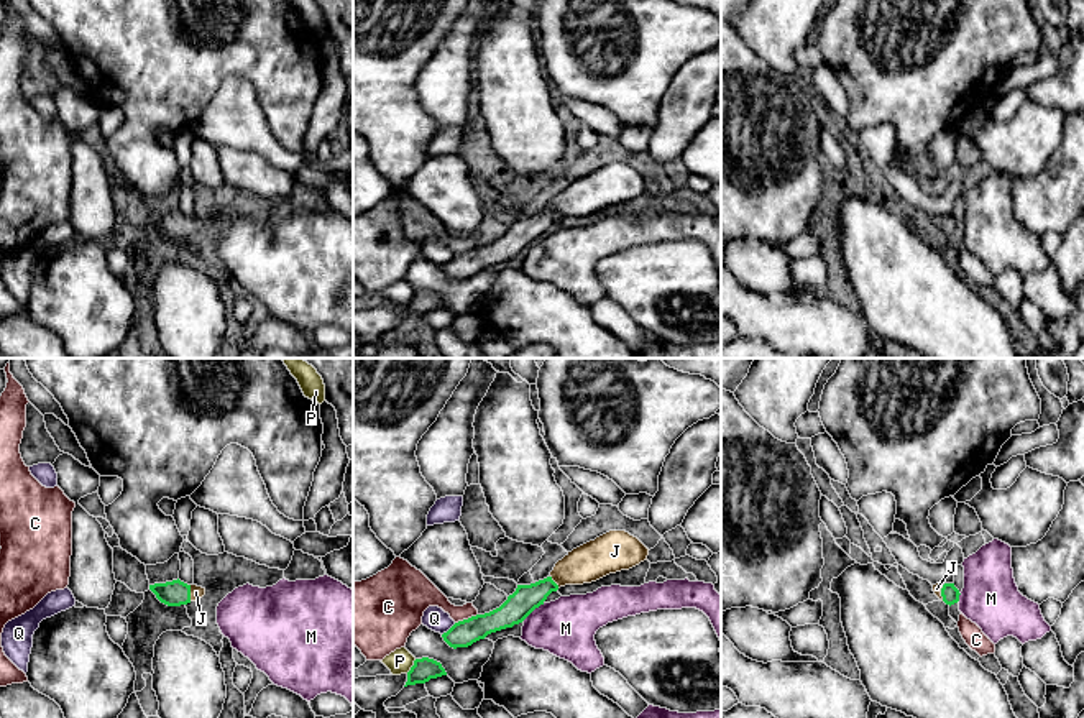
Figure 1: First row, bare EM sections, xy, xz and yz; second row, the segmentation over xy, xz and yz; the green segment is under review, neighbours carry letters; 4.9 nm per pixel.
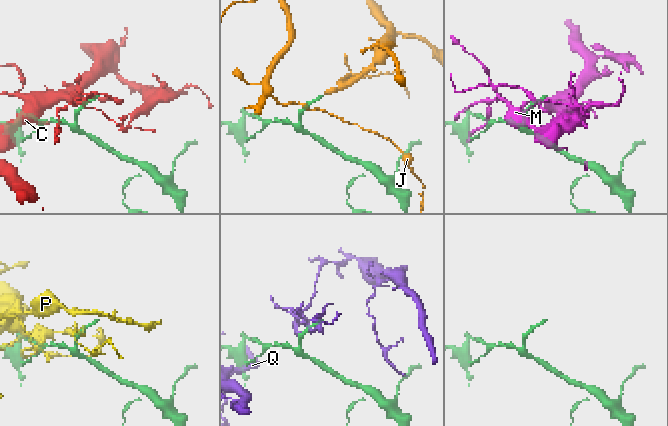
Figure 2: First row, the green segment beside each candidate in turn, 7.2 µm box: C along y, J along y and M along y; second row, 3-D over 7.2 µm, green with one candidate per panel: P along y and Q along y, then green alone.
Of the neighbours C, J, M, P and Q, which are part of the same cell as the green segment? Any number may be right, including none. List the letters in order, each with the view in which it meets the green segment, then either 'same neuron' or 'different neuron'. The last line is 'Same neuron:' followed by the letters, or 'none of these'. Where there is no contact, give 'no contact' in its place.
C: contact in xz; different neuron
J: contact in xy; same neuron
M: contact in xz; different neuron
P: contact in xz; different neuron
Q: contact in xz; different neuron
Same neuron: J

